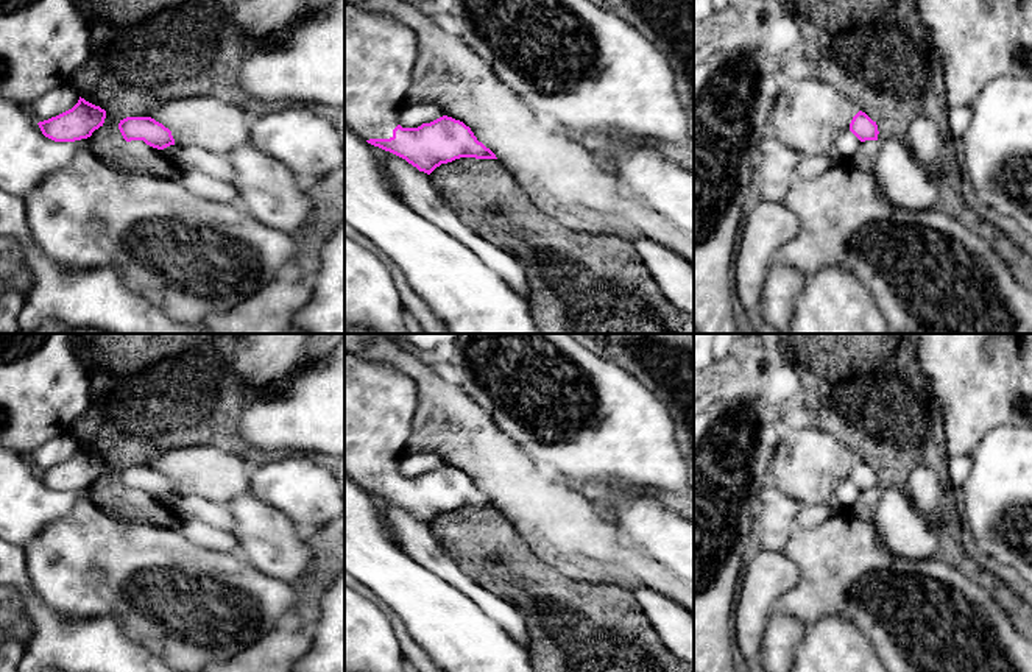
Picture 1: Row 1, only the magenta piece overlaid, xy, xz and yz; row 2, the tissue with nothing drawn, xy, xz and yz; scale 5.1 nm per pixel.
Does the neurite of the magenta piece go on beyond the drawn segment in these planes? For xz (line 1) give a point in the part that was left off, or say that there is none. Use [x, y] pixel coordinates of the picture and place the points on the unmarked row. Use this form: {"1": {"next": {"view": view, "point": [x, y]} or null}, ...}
{"1": {"next": {"view": "xz", "point": [379, 403]}}}

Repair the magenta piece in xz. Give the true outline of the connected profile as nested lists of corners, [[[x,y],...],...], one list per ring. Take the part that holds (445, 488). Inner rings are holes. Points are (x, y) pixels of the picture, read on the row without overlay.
[[[345,349],[345,472],[427,524],[460,507],[497,508],[452,466],[418,477],[399,474],[416,407],[418,390],[410,377]]]

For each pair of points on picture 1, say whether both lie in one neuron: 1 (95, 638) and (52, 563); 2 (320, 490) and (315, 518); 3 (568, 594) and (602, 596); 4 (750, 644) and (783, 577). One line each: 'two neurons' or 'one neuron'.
1: two neurons
2: one neuron
3: one neuron
4: one neuron

